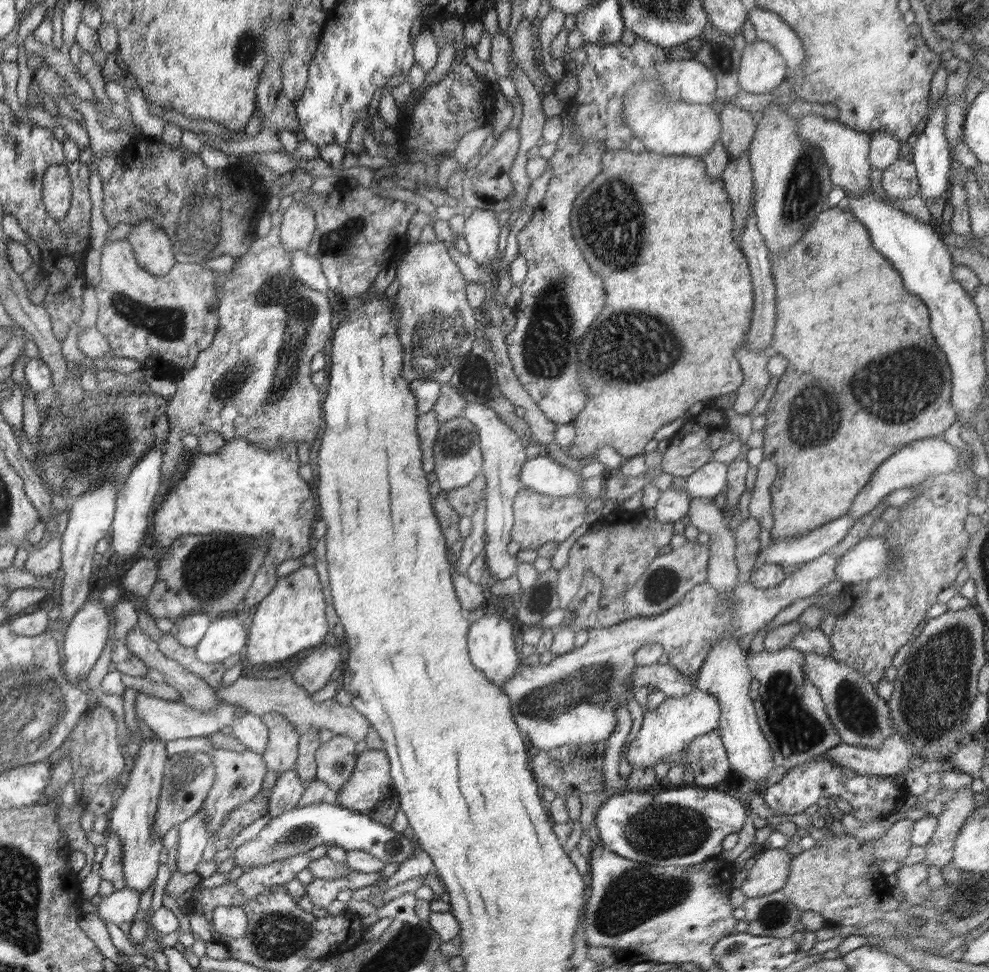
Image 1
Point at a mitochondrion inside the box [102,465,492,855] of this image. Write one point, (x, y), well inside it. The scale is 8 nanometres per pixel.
(213, 567)

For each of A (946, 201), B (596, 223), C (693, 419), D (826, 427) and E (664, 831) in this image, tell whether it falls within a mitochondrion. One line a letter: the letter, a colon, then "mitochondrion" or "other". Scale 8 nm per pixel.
A: other
B: mitochondrion
C: other
D: mitochondrion
E: mitochondrion

